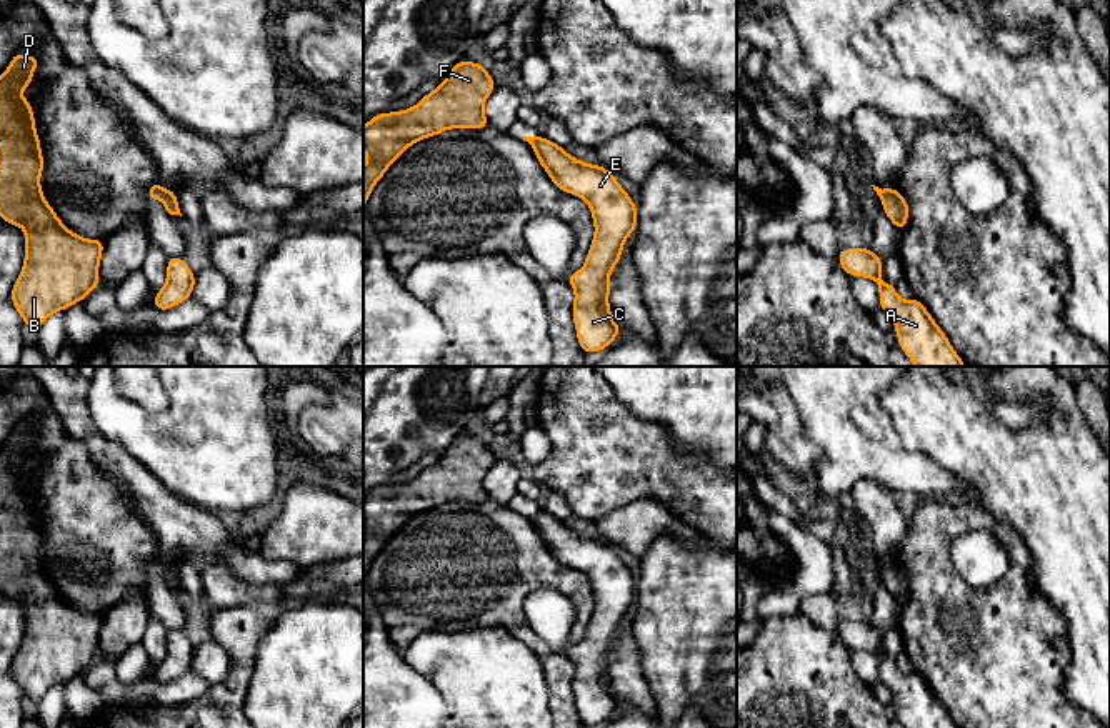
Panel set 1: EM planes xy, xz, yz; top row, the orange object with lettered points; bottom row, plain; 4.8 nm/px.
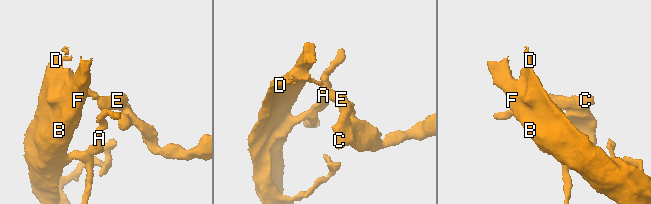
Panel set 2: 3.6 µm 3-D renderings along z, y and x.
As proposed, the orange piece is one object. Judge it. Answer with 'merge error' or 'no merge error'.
merge error

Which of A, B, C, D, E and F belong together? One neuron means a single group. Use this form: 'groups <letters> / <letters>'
groups A B D F / C E

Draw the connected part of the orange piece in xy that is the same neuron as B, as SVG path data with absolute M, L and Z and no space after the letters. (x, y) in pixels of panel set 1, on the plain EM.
M18 425L0 450L0 590L25 603L25 635L12 675L33 701L98 660L103 625L102 613L72 606L42 568L40 513L32 476L22 471L38 435Z

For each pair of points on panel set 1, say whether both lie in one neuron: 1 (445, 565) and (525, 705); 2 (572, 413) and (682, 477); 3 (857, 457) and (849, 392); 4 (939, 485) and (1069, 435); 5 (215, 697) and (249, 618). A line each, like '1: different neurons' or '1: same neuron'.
1: different neurons
2: same neuron
3: same neuron
4: different neurons
5: same neuron

